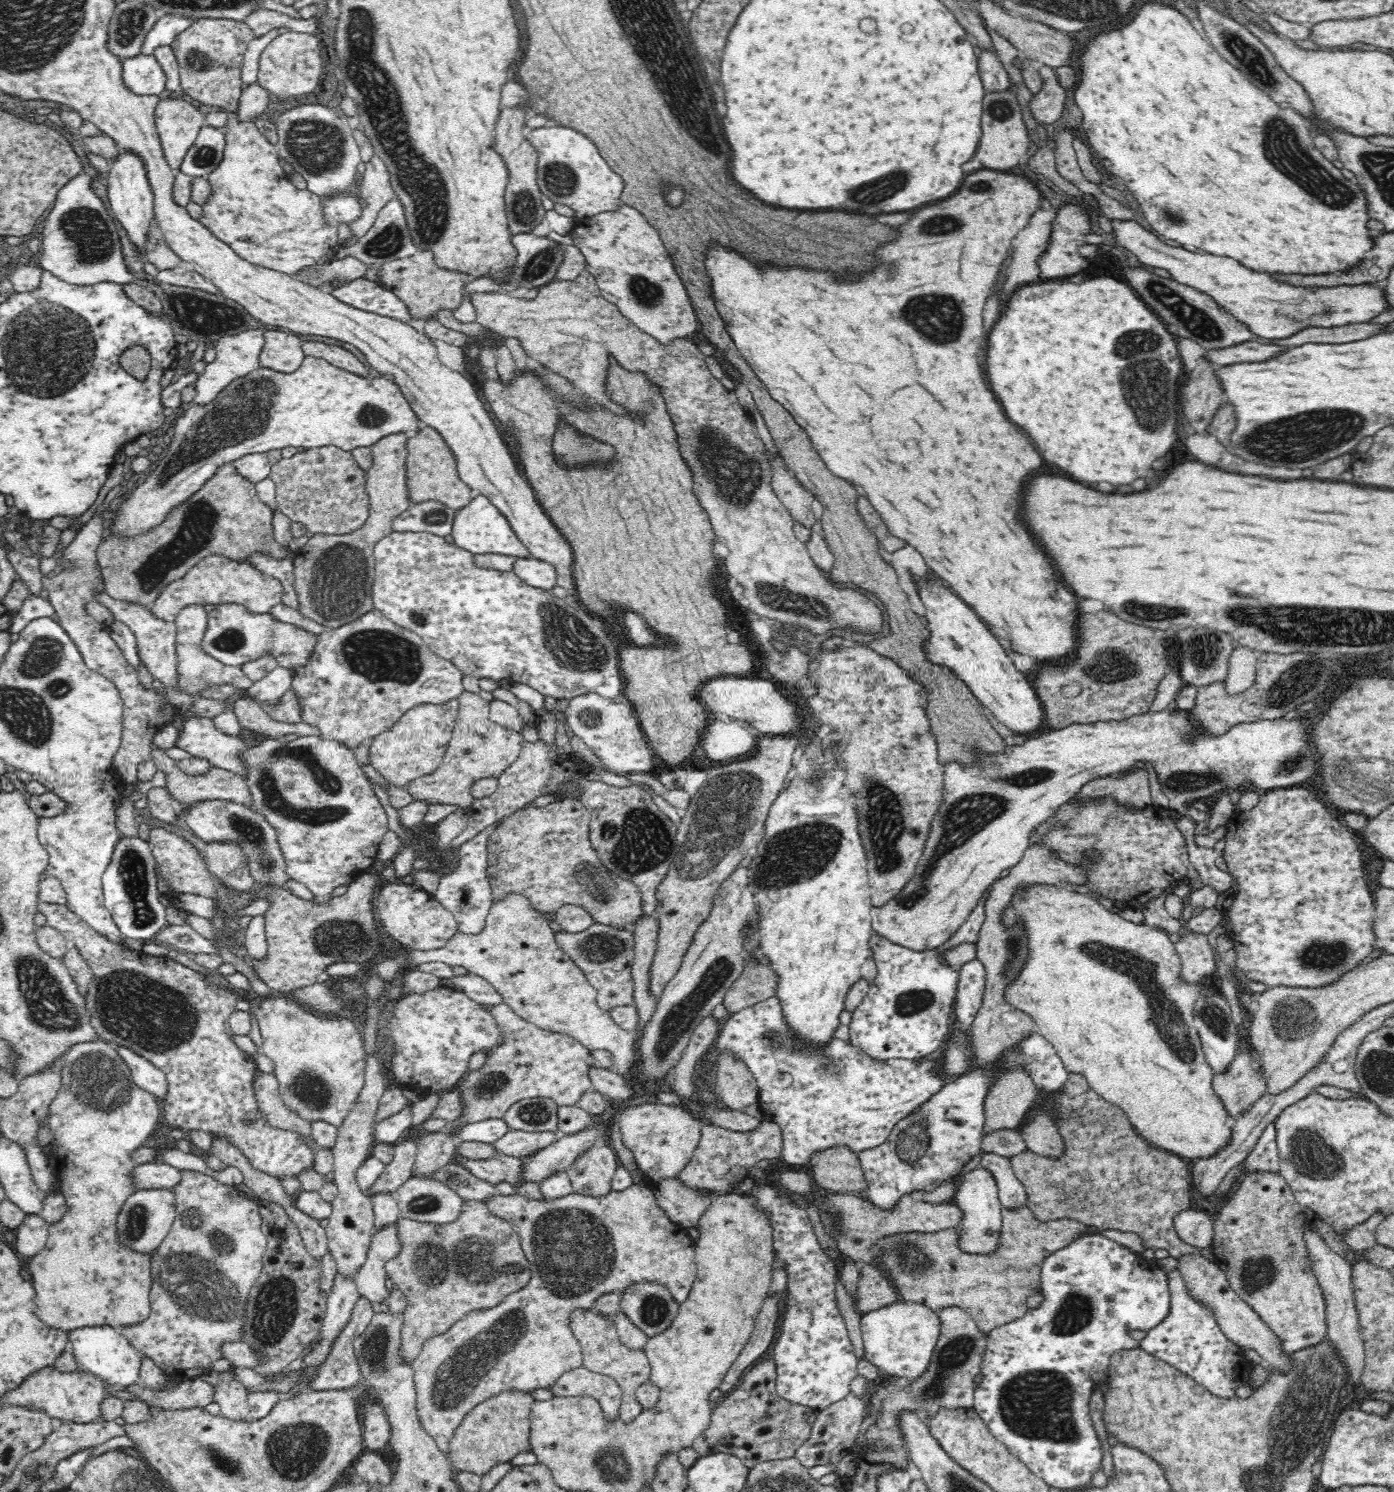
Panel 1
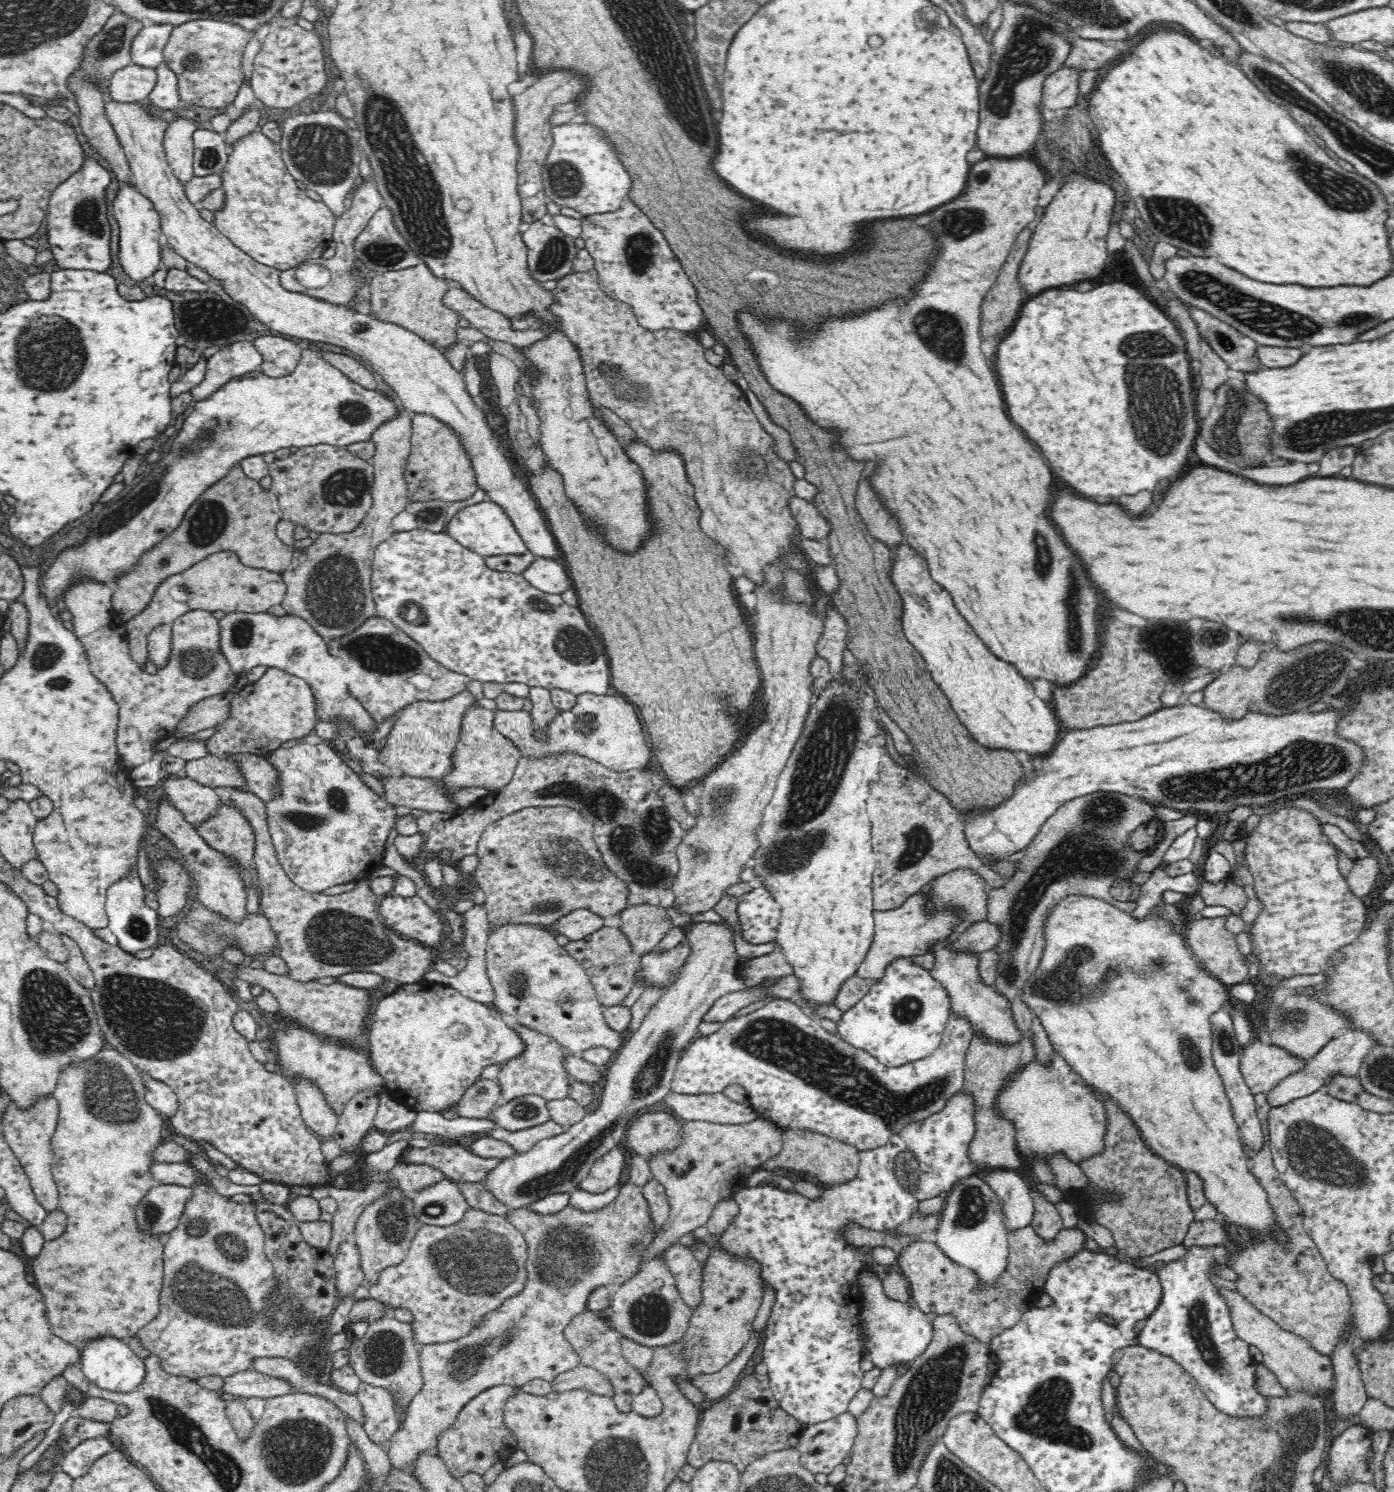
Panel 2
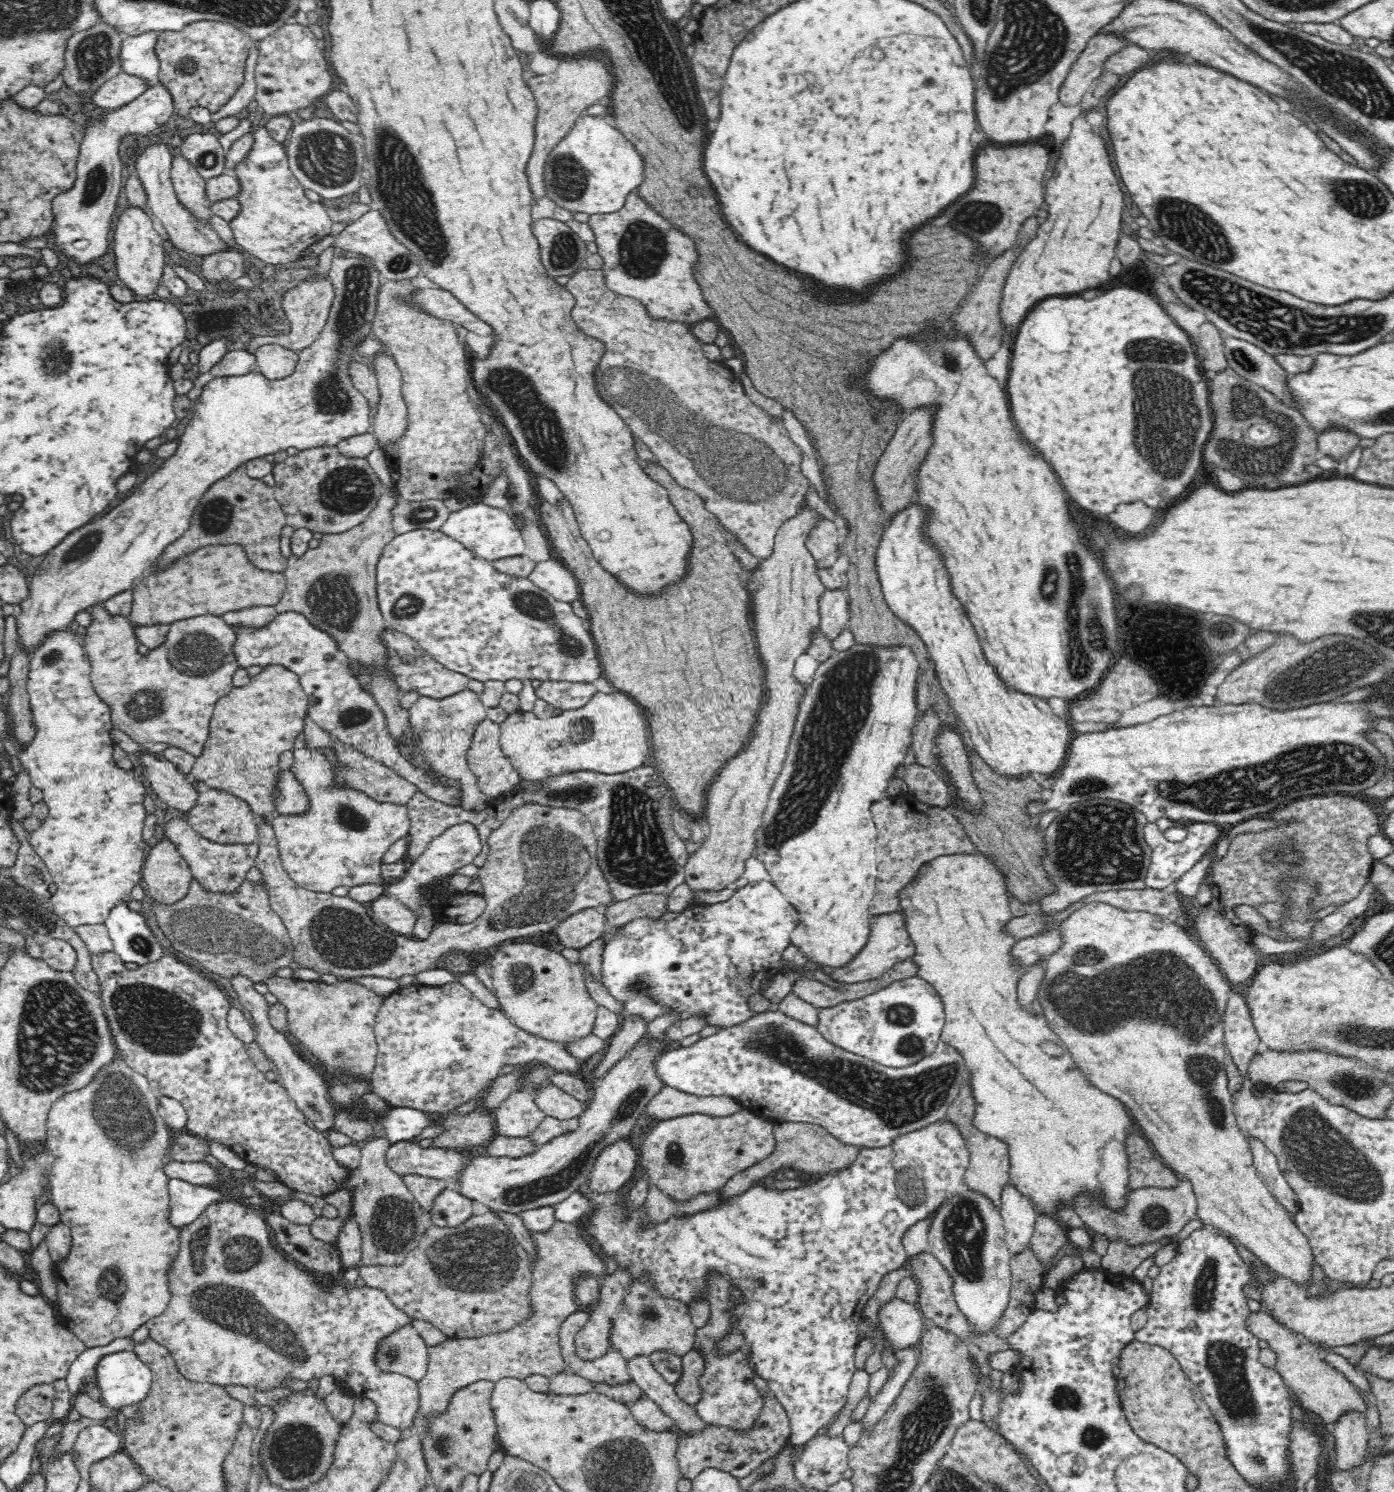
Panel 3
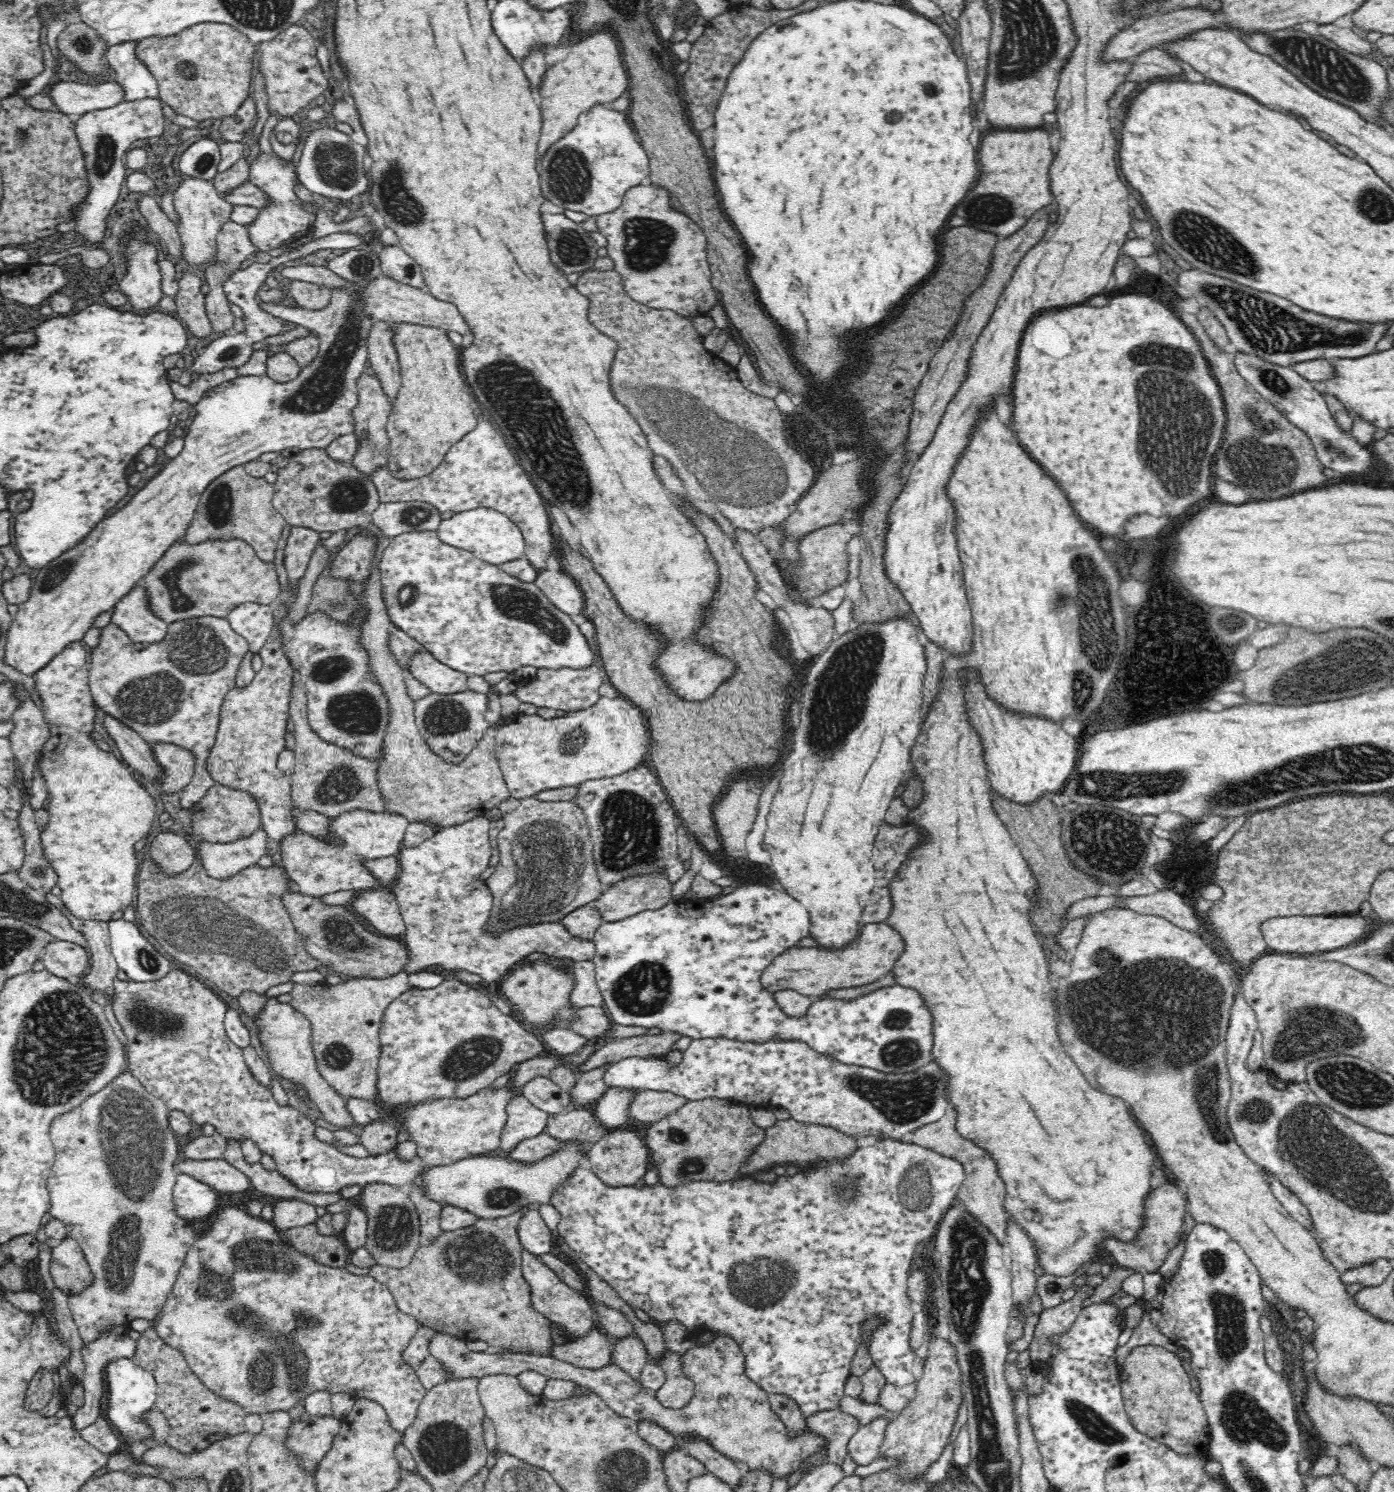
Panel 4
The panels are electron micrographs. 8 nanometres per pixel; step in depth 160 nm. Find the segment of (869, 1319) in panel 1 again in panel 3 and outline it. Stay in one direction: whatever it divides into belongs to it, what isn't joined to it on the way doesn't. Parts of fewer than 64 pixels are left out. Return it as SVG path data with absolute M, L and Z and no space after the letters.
M896 1297L880 1306L877 1325L885 1346L892 1345L894 1352L918 1346L925 1330L923 1319L920 1309Z

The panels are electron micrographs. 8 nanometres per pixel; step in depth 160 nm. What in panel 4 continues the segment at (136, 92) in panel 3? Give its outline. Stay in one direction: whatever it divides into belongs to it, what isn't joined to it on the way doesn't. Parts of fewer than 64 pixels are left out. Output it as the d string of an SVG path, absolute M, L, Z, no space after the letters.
M112 78L103 83L52 83L46 93L64 114L78 114L116 106L125 100L122 85Z

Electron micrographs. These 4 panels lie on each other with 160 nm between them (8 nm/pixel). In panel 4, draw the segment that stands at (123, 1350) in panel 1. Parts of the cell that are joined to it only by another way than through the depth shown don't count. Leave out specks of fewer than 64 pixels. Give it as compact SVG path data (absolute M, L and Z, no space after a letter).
M118 1358L106 1363L108 1382L108 1420L118 1435L127 1440L142 1440L150 1436L150 1427L140 1421L140 1416L153 1408L156 1400L156 1380L147 1368L140 1366L134 1359Z

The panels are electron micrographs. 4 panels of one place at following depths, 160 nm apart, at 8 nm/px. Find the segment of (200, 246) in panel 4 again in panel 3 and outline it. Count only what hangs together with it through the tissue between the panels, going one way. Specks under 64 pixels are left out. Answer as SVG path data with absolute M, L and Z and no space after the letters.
M180 152L172 155L171 179L180 202L185 204L201 220L212 216L211 202L204 195L204 180L197 168Z

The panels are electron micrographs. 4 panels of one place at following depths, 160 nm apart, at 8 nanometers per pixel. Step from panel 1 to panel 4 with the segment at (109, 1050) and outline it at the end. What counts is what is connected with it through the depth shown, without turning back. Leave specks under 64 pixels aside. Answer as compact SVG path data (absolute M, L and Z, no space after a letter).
M124 1070L112 1082L108 1082L102 1090L88 1096L88 1100L84 1100L72 1112L60 1114L60 1118L56 1118L56 1122L52 1122L52 1126L50 1126L50 1138L52 1138L56 1156L53 1162L52 1176L47 1180L47 1189L50 1195L49 1212L54 1218L64 1223L68 1228L68 1235L78 1242L92 1274L92 1282L88 1284L89 1286L78 1295L70 1295L68 1298L72 1318L78 1327L82 1341L85 1343L94 1342L97 1338L100 1338L102 1333L109 1333L112 1329L117 1329L118 1327L128 1330L131 1322L136 1318L154 1320L166 1306L168 1296L174 1290L174 1283L181 1273L186 1256L197 1238L197 1235L194 1234L192 1222L182 1219L176 1214L174 1208L172 1190L174 1182L176 1182L176 1162L180 1162L182 1156L180 1156L180 1141L176 1141L176 1134L172 1133L173 1130L169 1128L168 1111L169 1108L161 1098L150 1095L142 1082L132 1076L130 1071Z

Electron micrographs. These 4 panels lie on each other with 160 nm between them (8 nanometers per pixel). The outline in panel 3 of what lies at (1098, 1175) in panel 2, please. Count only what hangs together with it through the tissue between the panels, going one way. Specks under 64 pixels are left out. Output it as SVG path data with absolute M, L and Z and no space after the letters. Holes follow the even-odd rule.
M1132 1132L1132 1138L1128 1138L1126 1142L1128 1170L1130 1170L1128 1186L1131 1189L1148 1187L1173 1189L1178 1186L1182 1179L1154 1156L1151 1147L1136 1132ZM1117 1237L1106 1255L1102 1257L1102 1269L1114 1274L1131 1275L1141 1263L1172 1242L1172 1238L1163 1237L1161 1240L1140 1245L1130 1245L1126 1239Z

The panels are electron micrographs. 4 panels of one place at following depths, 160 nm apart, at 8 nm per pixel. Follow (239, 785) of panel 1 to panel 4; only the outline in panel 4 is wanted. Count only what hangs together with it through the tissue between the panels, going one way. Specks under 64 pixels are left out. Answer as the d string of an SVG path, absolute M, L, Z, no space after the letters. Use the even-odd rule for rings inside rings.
M512 795L498 802L503 826L497 834L500 860L485 883L492 894L490 918L484 922L488 935L497 937L514 927L560 921L569 912L584 905L592 905L604 894L605 888L597 875L593 858L593 842L588 823L580 806L574 801L540 801L514 798ZM290 888L282 897L282 905L292 919L292 927L300 933L304 941L304 949L312 959L320 961L324 972L339 974L343 978L388 978L405 970L409 961L409 950L401 937L388 937L368 931L358 918L356 912L352 913L344 904L336 906L326 904L322 897L304 895Z

